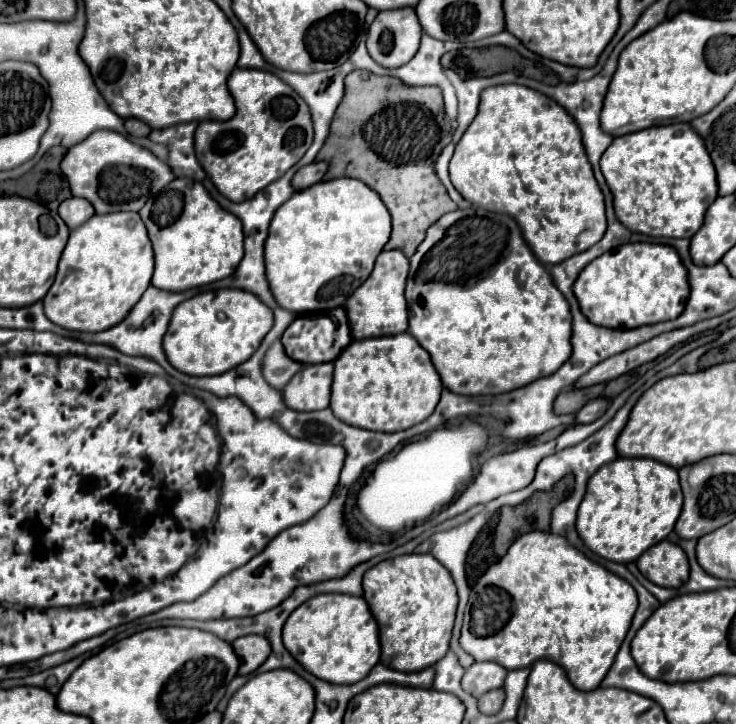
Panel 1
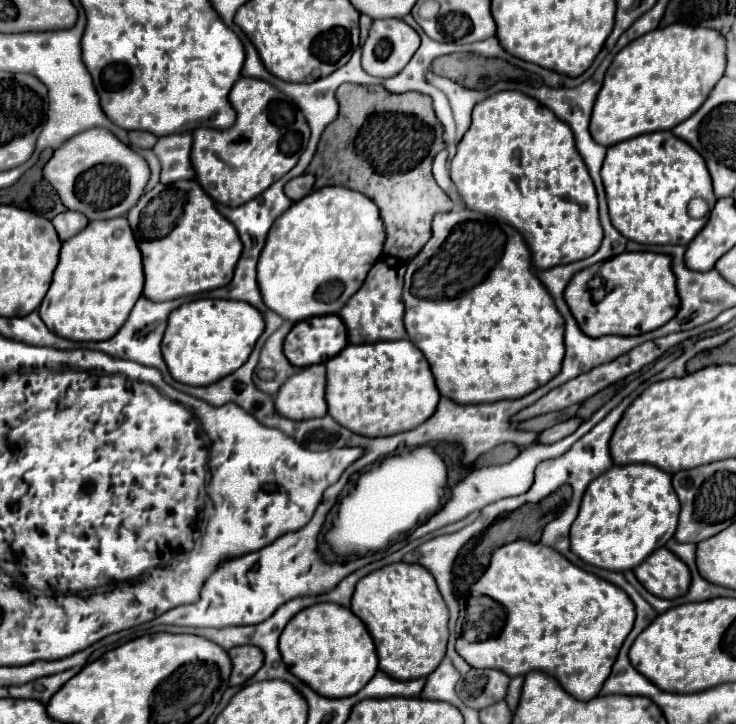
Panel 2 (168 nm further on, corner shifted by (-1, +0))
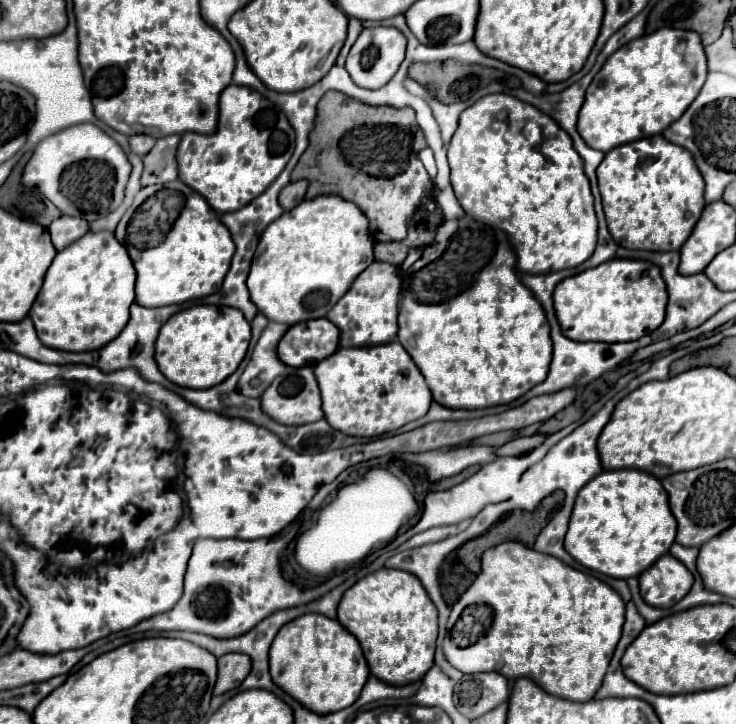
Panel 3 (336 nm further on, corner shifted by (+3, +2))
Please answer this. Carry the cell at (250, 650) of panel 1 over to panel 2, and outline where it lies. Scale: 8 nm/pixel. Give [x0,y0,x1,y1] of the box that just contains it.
[228,646,264,686]

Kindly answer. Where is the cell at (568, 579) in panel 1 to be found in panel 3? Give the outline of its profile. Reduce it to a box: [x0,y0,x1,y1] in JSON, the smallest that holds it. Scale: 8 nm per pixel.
[444,542,624,702]

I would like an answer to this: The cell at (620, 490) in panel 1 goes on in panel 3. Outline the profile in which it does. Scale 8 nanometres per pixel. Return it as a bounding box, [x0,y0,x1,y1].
[564,468,676,580]

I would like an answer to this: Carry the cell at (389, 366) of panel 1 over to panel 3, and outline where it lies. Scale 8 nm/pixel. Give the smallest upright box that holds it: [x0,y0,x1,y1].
[314,342,432,438]

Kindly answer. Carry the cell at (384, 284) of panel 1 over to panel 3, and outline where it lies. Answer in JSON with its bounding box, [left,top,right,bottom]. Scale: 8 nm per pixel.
[328,262,401,346]

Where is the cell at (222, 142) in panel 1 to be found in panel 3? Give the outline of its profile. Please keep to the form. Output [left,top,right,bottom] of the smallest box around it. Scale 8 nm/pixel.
[176,84,294,214]

